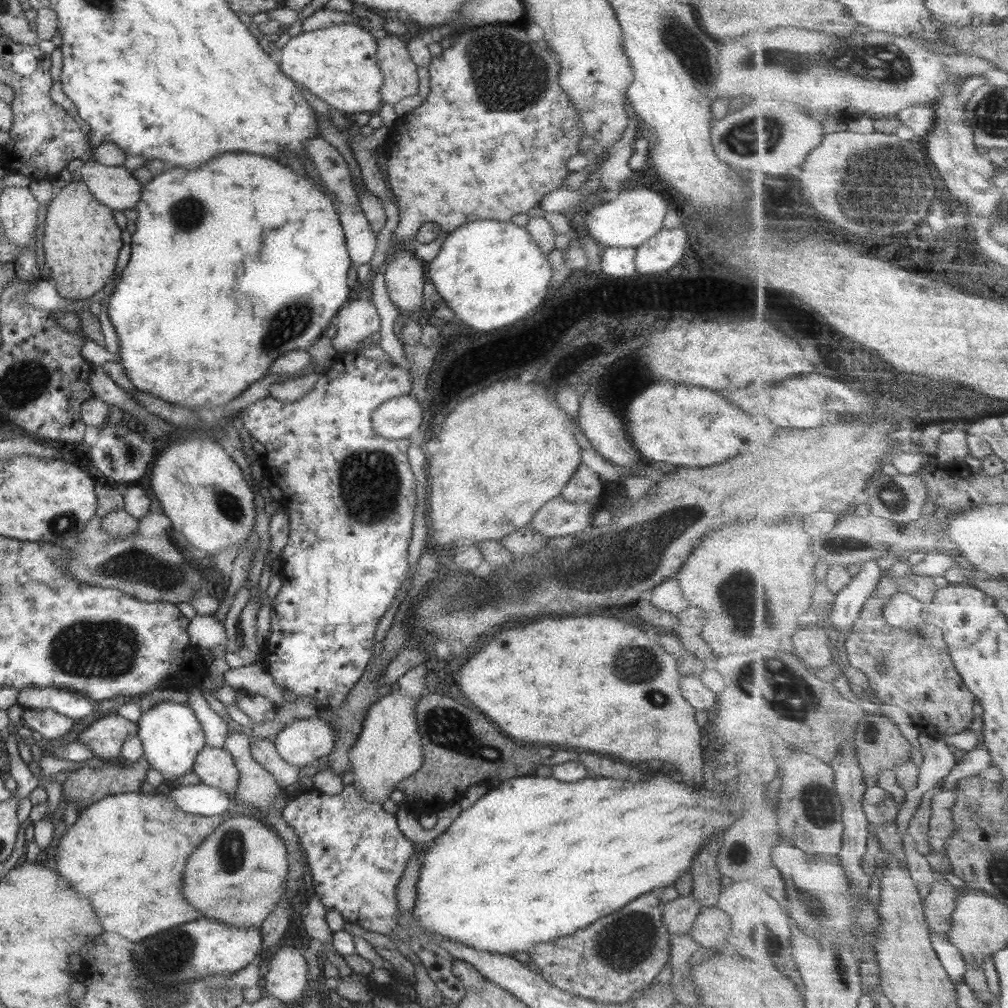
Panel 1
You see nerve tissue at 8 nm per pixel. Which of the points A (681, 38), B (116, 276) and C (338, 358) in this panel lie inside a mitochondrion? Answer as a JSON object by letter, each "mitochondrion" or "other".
{"A":"mitochondrion","B":"other","C":"other"}

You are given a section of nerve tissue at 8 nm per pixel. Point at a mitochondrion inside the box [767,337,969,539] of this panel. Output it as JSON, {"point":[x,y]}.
{"point":[896,494]}

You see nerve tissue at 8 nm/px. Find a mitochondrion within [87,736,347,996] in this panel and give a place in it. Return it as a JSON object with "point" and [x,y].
{"point":[165,958]}

